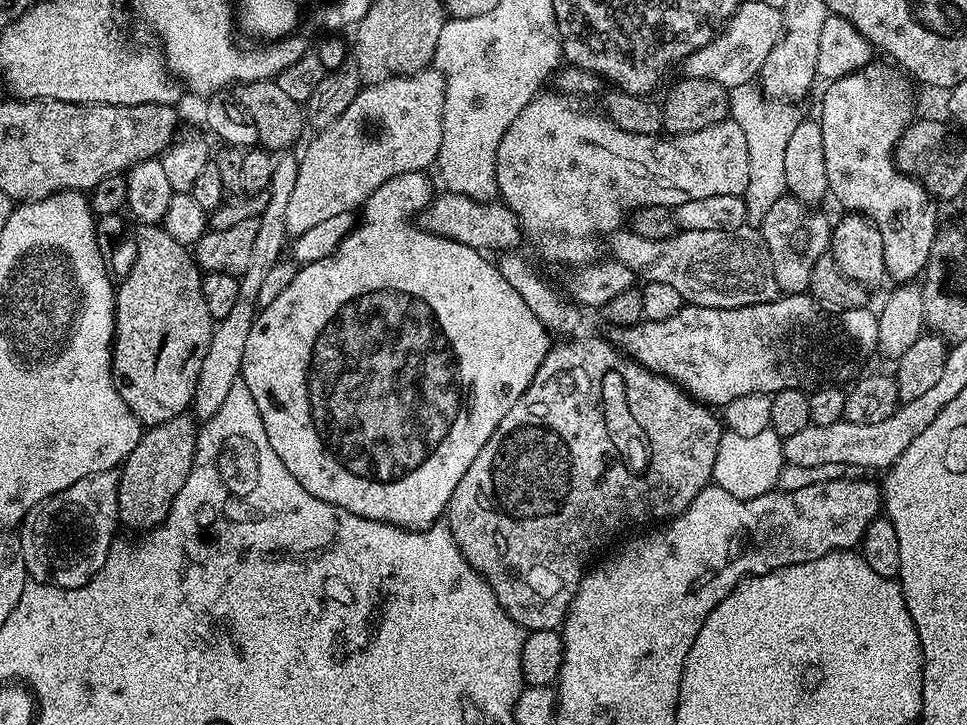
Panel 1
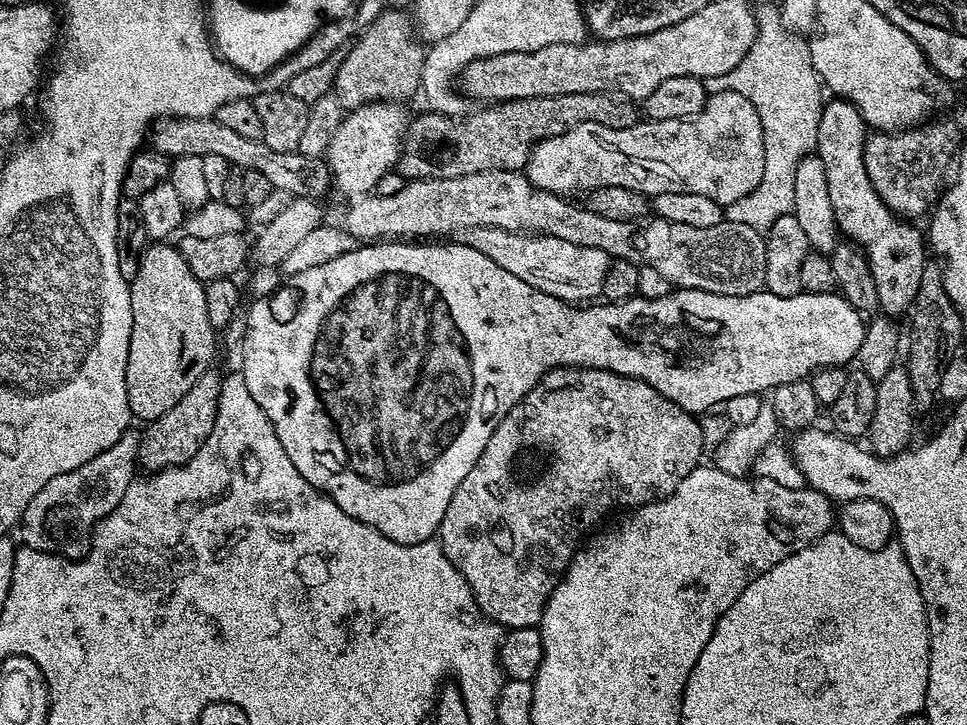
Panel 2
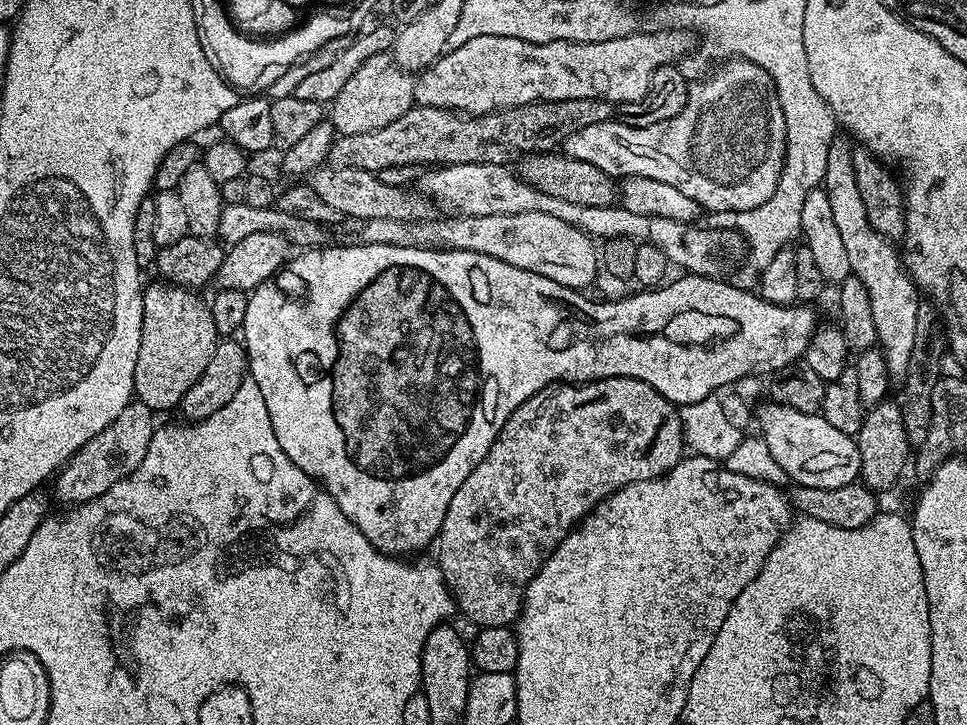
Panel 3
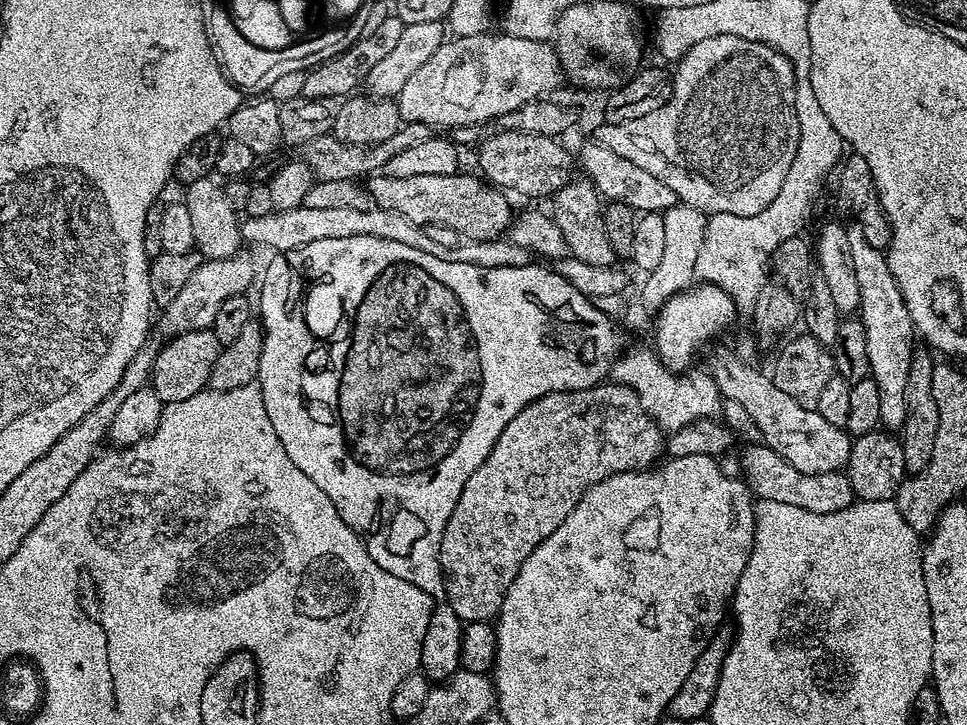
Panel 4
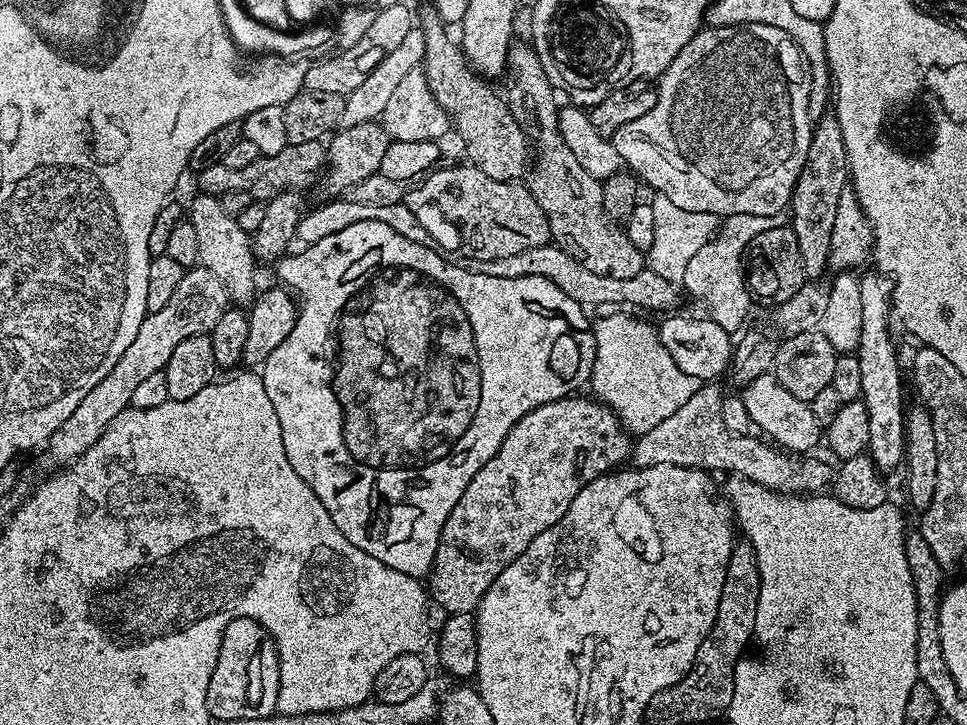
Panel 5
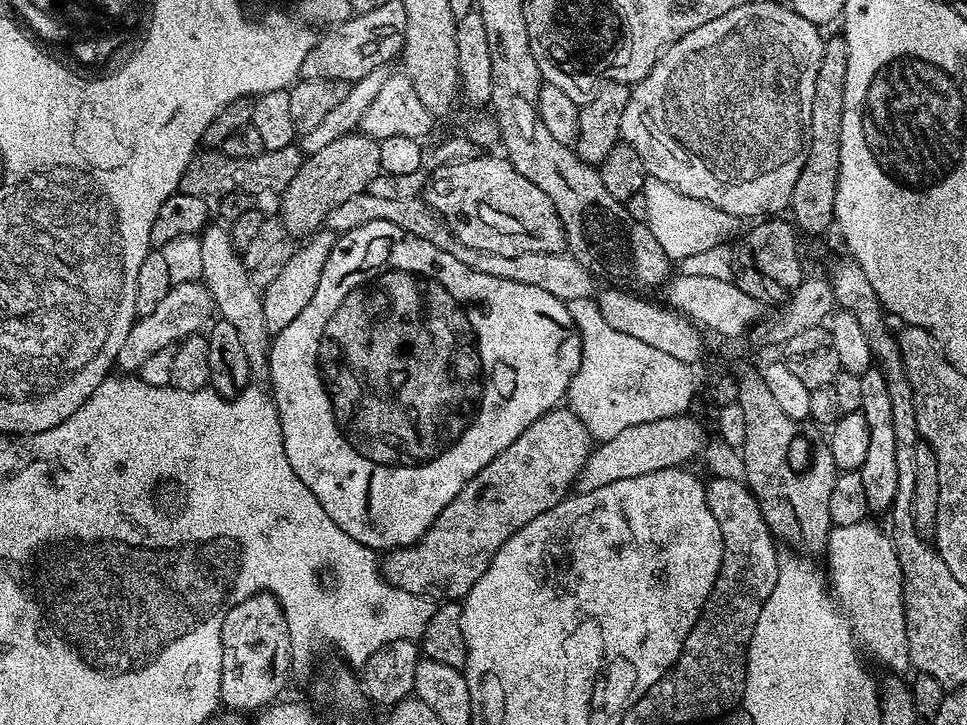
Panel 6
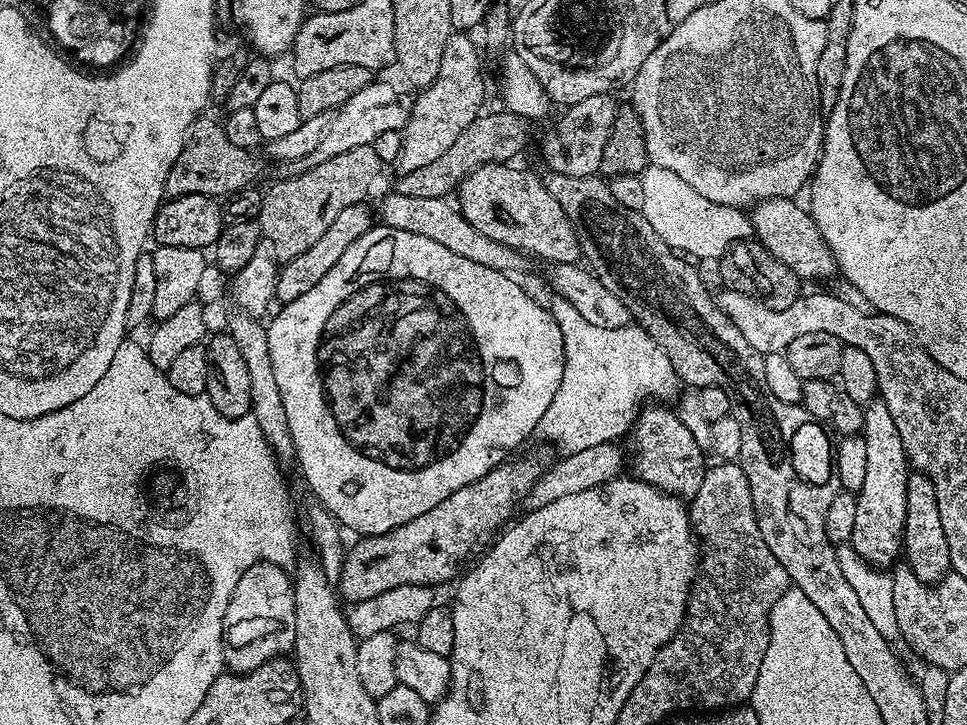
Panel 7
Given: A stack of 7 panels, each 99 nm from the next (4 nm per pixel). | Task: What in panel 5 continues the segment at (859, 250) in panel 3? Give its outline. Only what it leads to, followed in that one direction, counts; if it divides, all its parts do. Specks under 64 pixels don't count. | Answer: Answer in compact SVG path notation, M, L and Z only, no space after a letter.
M879 270L860 276L862 290L862 338L855 350L862 373L862 399L866 414L870 414L870 442L867 455L871 456L881 473L888 474L904 463L904 423L906 403L902 392L900 356L888 329L892 311L892 282Z

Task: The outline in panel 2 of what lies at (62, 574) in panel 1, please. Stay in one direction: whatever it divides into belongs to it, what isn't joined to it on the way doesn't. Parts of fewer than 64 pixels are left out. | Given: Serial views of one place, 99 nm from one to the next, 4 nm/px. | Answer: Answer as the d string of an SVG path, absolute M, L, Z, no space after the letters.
M129 430L102 454L82 462L66 474L58 474L30 498L19 527L24 528L27 547L39 552L53 552L69 560L79 560L88 553L92 534L102 518L106 518L122 502L126 490L137 479L140 459L140 436Z

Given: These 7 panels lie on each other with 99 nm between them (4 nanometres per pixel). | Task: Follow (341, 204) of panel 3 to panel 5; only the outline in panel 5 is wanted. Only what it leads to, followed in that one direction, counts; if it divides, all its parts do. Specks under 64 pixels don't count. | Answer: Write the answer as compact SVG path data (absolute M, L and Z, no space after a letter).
M437 167L419 181L416 189L411 189L411 203L436 204L436 208L448 220L456 223L460 236L464 239L467 255L474 258L510 258L522 250L542 246L552 240L550 222L540 203L534 198L531 187L510 180L495 180L482 170Z

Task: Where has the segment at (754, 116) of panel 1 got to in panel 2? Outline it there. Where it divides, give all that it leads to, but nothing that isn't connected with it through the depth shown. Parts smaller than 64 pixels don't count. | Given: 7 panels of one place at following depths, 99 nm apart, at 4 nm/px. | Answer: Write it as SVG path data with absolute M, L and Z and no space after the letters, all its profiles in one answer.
M775 3L764 4L761 8L757 7L755 13L756 37L746 58L738 68L730 70L726 74L707 77L706 88L709 93L737 92L742 94L752 103L762 122L762 130L764 131L762 182L758 182L758 186L754 186L754 190L750 194L746 194L746 198L738 198L738 202L723 205L723 209L725 220L742 222L742 226L766 230L774 222L778 222L778 218L791 213L794 206L794 170L798 170L798 162L802 162L804 157L813 155L816 151L818 122L826 100L825 97L820 97L822 81L816 75L812 65L809 45L800 43L801 39L784 27L779 7Z

